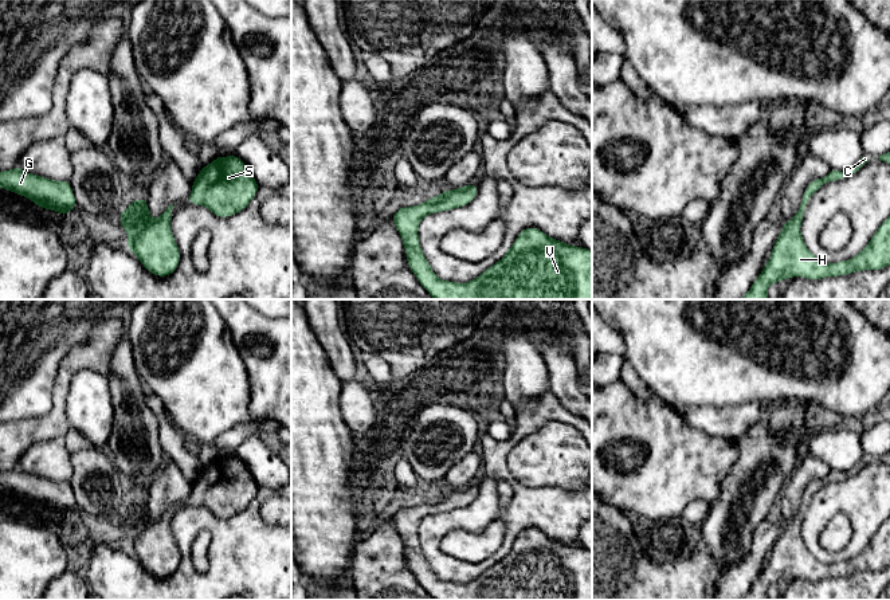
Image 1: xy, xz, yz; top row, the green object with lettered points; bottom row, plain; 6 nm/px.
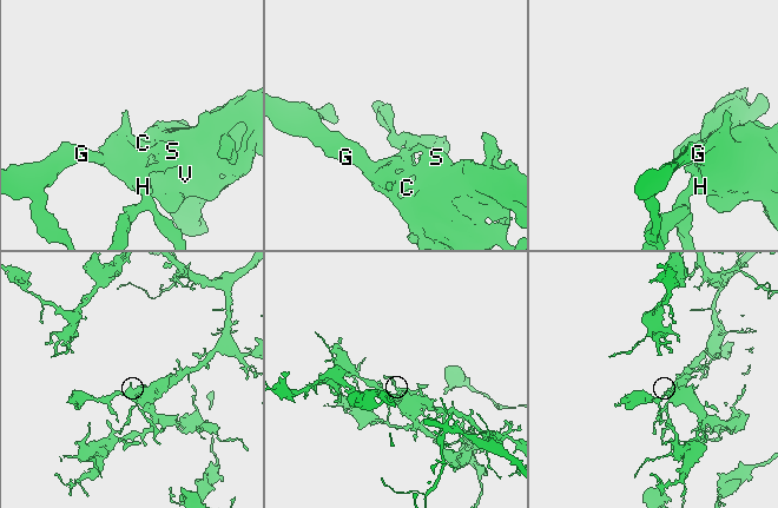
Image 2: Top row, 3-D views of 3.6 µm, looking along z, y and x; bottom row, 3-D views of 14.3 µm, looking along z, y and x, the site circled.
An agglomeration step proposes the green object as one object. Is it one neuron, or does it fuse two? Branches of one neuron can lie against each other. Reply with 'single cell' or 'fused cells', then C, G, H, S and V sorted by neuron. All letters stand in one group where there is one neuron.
single cell; groups C G H S V

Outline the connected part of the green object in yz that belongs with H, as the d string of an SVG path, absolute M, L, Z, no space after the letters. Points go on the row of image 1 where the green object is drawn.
M863 154L847 172L831 169L826 177L812 180L800 201L799 211L783 224L781 232L772 247L772 255L761 274L754 279L750 290L741 299L768 299L768 286L792 277L819 281L827 277L848 275L855 271L882 270L890 266L890 215L858 255L838 263L820 262L805 246L800 227L811 196L824 184L844 179L871 161L870 154Z

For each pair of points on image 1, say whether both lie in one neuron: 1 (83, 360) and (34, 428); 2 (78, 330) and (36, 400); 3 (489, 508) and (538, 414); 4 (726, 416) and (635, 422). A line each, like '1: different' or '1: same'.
1: same
2: same
3: same
4: different

